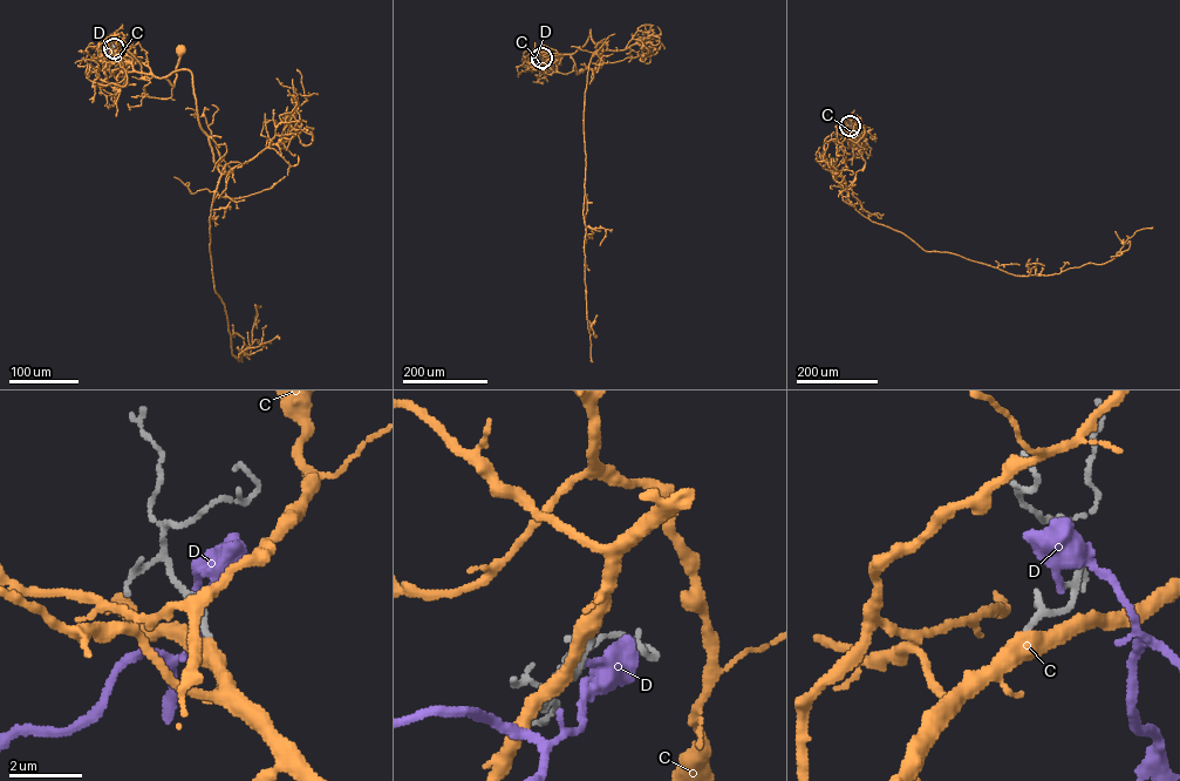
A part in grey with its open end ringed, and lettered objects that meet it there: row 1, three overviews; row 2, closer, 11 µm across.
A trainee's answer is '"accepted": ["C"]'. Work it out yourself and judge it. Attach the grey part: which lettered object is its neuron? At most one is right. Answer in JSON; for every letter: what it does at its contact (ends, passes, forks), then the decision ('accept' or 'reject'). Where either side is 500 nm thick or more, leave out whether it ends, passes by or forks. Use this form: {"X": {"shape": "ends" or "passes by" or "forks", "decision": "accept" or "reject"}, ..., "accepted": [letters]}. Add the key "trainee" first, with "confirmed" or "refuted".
{"trainee": "refuted", "C": {"shape": "passes by", "decision": "reject"}, "D": {"shape": "ends", "decision": "reject"}, "accepted": []}

